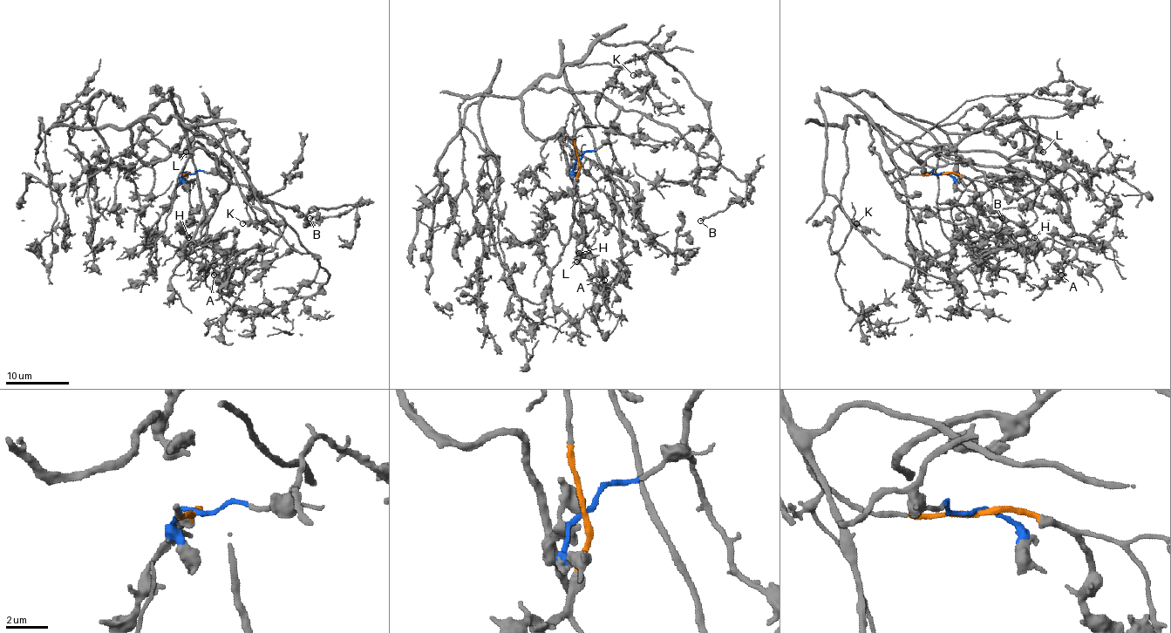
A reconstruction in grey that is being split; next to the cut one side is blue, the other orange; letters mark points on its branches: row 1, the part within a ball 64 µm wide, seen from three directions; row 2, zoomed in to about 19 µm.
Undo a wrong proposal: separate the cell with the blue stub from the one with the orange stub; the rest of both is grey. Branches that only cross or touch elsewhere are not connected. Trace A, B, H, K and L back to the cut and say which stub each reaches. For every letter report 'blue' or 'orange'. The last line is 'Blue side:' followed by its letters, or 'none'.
A: orange
B: blue
H: orange
K: blue
L: blue
Blue side: B, K, L

